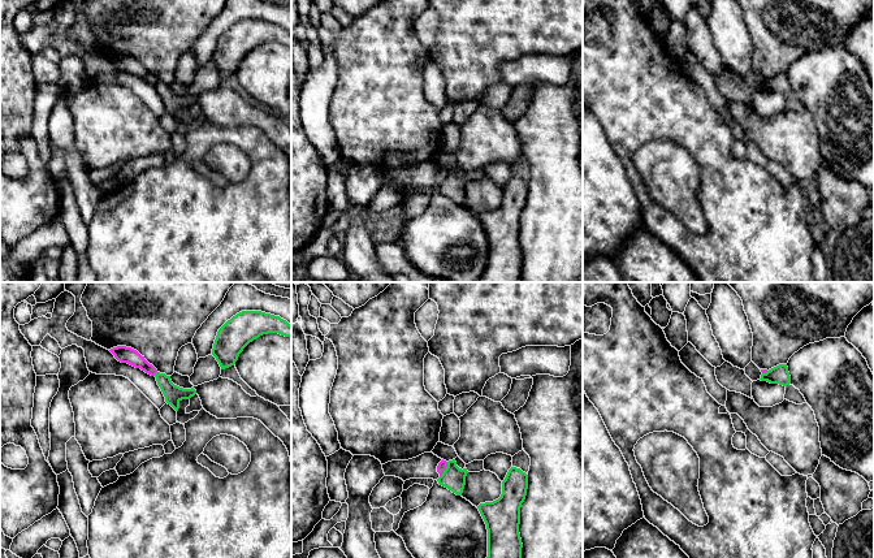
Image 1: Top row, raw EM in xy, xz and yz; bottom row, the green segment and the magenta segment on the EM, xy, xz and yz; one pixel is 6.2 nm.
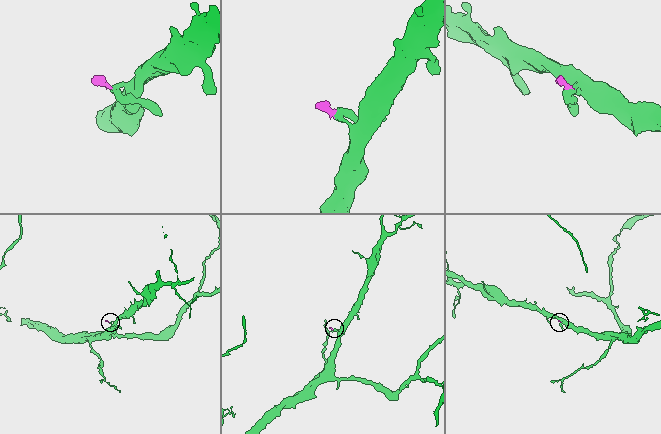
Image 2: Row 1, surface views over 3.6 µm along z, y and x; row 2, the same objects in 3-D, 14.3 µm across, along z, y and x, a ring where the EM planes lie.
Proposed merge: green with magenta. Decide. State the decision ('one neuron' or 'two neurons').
two neurons

